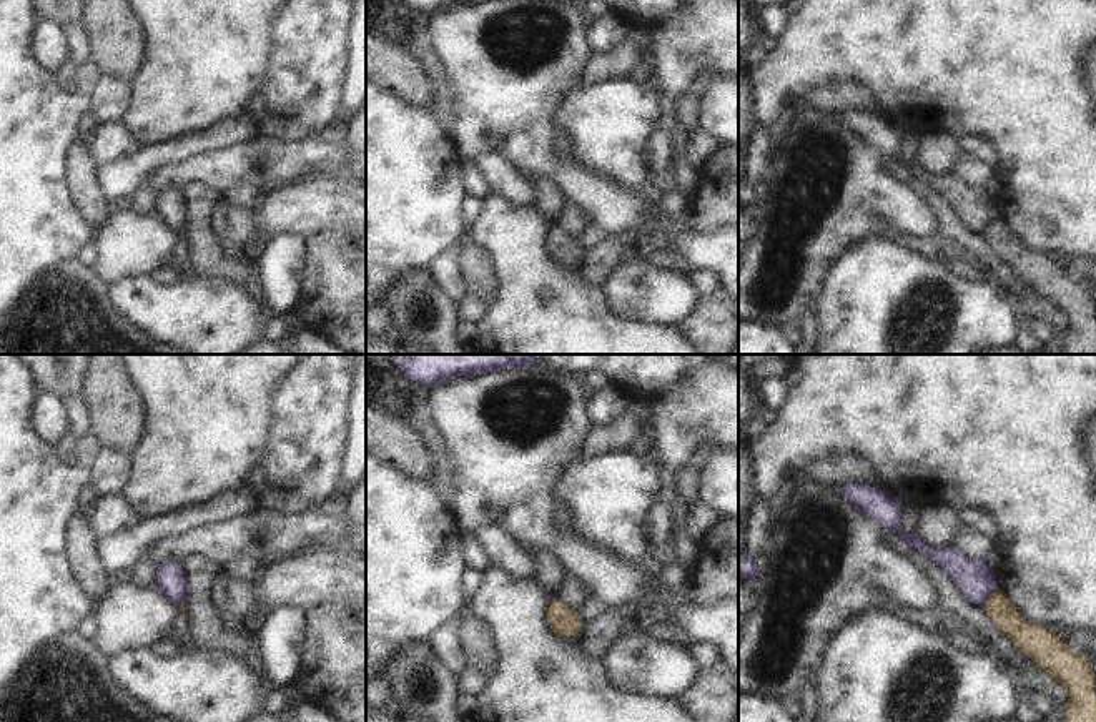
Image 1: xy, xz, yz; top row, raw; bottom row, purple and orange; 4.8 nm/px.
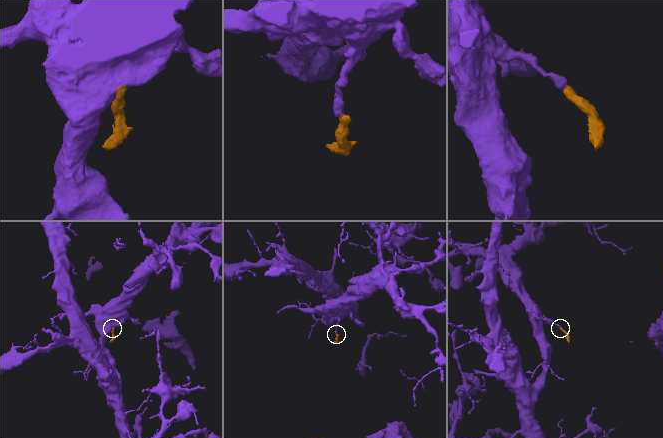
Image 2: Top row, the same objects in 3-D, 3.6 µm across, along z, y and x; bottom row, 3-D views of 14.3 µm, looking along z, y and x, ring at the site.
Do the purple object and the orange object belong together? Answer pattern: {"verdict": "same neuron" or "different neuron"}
{"verdict": "different neuron"}

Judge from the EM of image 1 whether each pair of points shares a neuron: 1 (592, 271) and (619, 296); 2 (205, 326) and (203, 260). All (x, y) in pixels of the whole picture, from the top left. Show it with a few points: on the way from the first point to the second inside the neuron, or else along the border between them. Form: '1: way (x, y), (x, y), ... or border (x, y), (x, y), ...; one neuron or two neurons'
1: border (629, 255), (602, 285); two neurons
2: border (187, 271), (230, 280), (241, 286); two neurons

